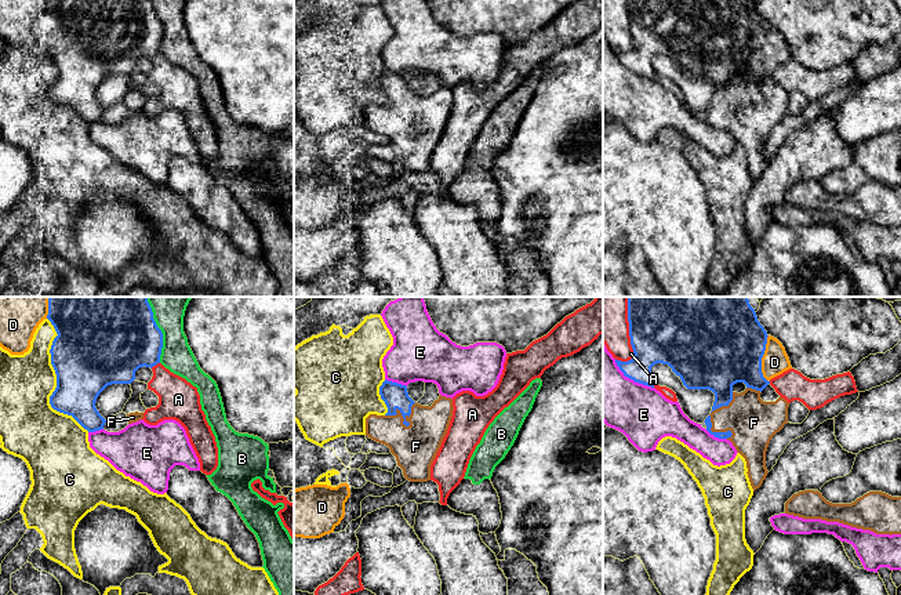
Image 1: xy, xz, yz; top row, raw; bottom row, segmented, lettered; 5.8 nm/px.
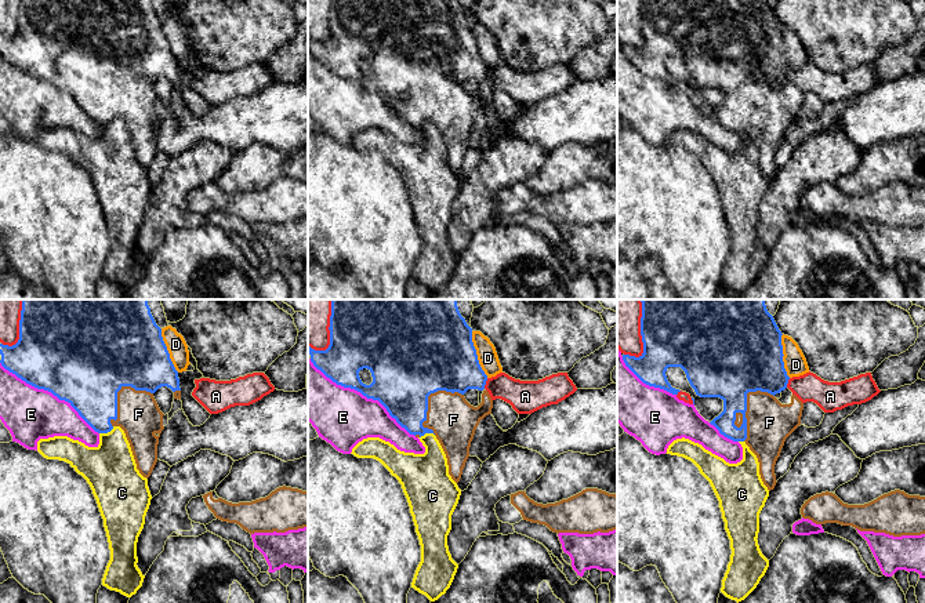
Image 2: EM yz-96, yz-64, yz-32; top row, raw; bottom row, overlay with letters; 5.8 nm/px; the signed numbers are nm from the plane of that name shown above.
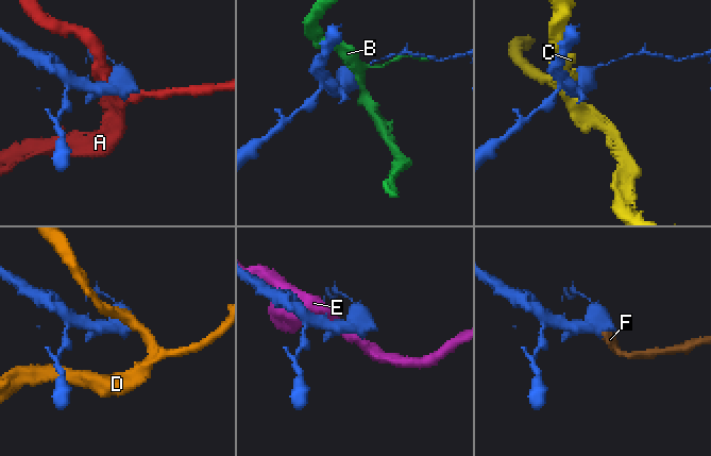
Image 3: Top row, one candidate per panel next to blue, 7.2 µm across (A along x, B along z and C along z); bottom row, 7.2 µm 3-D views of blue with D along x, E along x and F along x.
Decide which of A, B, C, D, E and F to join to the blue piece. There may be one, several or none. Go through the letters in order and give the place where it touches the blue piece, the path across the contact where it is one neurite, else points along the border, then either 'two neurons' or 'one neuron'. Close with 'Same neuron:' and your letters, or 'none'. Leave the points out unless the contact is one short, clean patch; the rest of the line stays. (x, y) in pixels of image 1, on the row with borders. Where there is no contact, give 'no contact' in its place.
A: meets blue in yz at (629, 333); two neurons
B: meets blue in xy at (160, 330); two neurons
C: meets blue in xy at (57, 381); two neurons
D: meets blue in yz at (760, 359); two neurons
E: meets blue in yz at (631, 378); two neurons
F: meets blue in yz at (709, 421); one neuron
Same neuron: F

